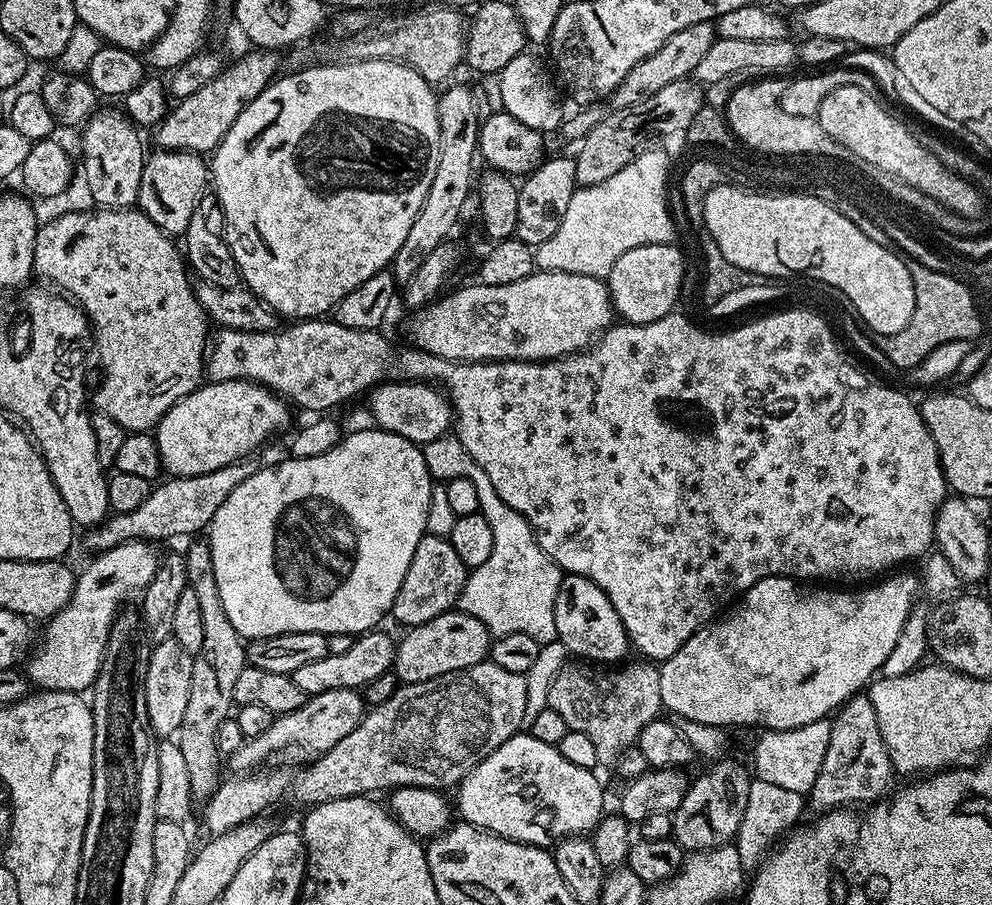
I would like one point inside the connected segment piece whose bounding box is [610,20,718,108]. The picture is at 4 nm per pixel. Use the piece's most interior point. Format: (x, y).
(677, 58)

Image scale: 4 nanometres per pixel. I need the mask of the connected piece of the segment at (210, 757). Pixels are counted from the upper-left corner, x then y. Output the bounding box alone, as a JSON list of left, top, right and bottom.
[178,538,246,802]

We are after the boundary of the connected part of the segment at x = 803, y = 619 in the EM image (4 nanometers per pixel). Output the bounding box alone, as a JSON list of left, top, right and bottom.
[659,570,922,730]

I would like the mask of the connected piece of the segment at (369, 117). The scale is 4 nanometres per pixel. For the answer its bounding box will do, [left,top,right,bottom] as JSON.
[210,60,440,322]

